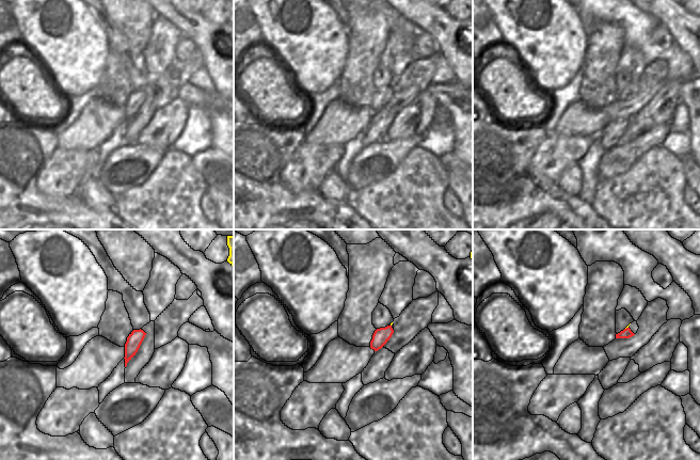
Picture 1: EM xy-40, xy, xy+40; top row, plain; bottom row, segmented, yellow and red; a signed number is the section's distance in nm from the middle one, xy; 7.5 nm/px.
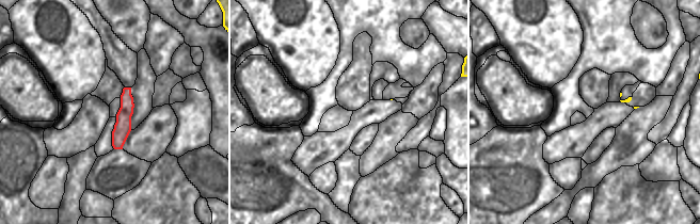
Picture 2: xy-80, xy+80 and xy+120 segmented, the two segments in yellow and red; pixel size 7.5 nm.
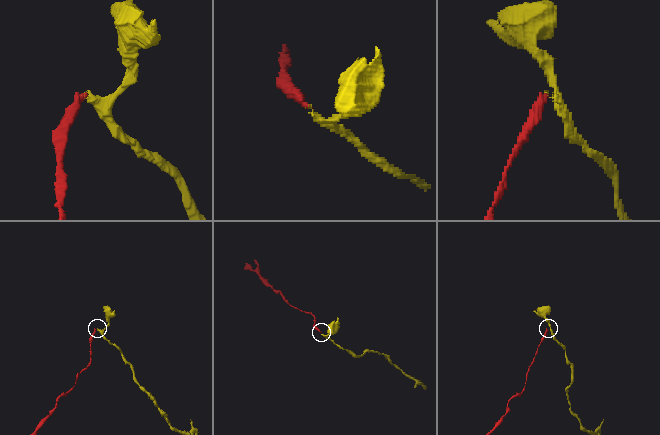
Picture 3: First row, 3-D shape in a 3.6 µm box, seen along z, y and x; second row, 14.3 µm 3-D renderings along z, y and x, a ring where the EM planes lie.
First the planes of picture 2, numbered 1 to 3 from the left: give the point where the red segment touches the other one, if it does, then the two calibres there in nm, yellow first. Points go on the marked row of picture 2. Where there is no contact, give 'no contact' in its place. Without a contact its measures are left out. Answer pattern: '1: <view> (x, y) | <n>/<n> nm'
1: no contact
2: no contact
3: no contact

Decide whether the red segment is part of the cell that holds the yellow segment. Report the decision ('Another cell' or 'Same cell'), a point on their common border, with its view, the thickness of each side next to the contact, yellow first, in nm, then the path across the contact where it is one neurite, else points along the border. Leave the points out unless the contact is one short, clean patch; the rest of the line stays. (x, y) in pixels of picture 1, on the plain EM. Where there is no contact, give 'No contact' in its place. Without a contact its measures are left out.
Another cell. Touches yellow at xy+40 (626, 88). Thickness 20 nm (yellow) against 80 nm. Boundary: xy+40 (627, 88), (625, 90).

